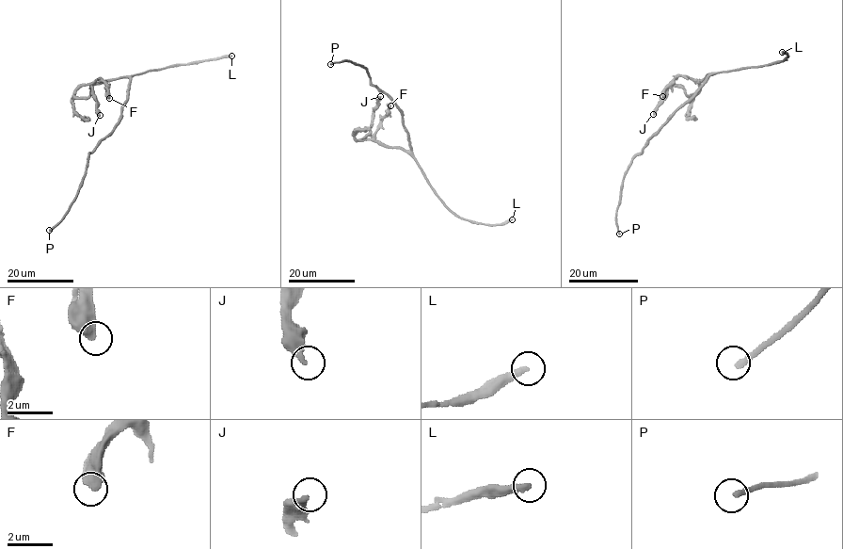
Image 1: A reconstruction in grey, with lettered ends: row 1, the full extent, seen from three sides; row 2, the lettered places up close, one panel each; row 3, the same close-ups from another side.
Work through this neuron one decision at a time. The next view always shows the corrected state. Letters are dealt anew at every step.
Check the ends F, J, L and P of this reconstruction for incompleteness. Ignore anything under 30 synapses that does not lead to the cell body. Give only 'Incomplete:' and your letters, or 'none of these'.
Incomplete: L

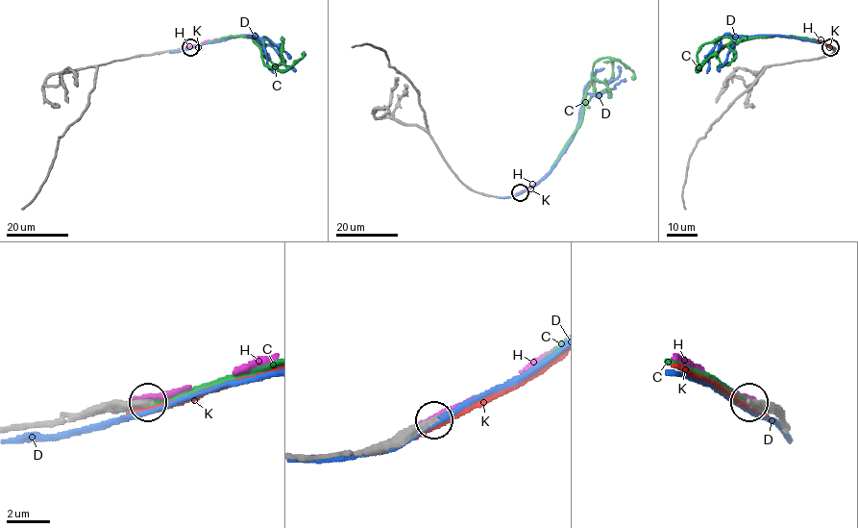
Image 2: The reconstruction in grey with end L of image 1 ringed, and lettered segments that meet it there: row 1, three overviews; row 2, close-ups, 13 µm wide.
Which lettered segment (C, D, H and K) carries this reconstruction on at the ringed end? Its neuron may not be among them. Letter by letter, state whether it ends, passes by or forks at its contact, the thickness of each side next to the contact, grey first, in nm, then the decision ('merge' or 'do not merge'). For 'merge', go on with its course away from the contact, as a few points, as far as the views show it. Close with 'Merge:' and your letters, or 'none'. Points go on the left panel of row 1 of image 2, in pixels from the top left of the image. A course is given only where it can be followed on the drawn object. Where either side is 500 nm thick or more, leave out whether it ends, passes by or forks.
C: it ends; calibres 320 and 220 nm; merge; course (190, 46), (221, 38), (251, 37), (262, 62), (283, 69), (281, 37)
D: it passes by; calibres 440 and 220 nm; do not merge
H: it ends; calibres 440 and 220 nm; do not merge
K: it ends; calibres 480 and 400 nm; do not merge
Merge: C

